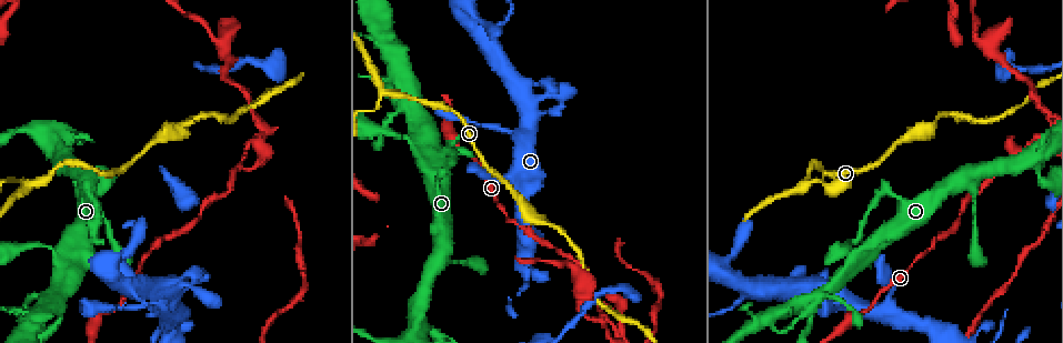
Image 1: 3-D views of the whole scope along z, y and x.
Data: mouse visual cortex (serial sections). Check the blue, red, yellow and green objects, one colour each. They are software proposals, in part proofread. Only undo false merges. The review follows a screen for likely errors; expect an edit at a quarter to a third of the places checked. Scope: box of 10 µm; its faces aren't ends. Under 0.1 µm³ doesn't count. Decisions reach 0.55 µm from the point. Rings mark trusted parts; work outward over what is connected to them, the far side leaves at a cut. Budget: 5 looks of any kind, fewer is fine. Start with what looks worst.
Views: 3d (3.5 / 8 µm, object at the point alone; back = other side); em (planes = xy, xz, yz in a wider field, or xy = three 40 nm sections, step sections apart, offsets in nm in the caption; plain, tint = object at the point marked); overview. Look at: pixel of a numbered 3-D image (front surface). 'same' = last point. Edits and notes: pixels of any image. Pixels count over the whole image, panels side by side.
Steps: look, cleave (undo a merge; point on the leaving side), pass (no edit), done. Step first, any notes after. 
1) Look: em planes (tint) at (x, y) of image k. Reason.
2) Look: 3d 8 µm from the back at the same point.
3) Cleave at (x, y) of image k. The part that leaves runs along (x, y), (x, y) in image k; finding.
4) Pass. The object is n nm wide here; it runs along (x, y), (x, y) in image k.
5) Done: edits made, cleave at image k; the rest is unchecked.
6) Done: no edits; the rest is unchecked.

Look: em planes (tint) at (240, 167) of image 1. Two arms at a narrow angle.

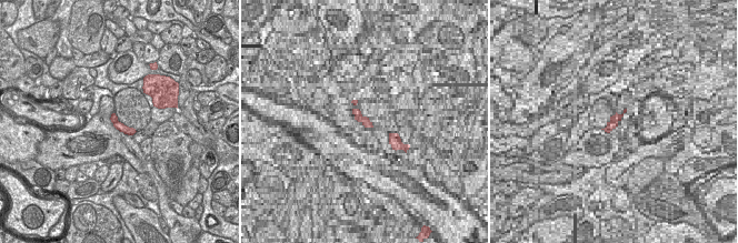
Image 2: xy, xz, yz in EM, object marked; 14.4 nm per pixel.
Look: 3d 3.5 µm at the same point. See where the arms go.

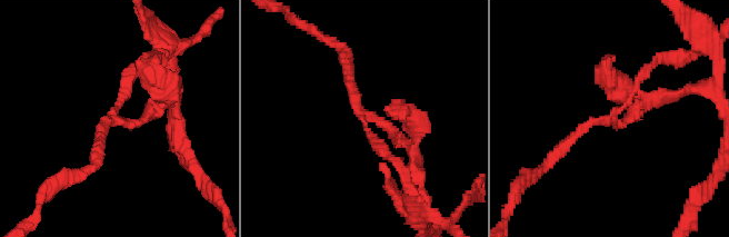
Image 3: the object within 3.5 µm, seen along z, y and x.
Cleave at (609, 89) of image 3. The arms are 150, 150, 150 nm wide; a border runs along (118, 121), (113, 123) in image 2; a second cell is stuck on.

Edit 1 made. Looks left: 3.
Look: overview.

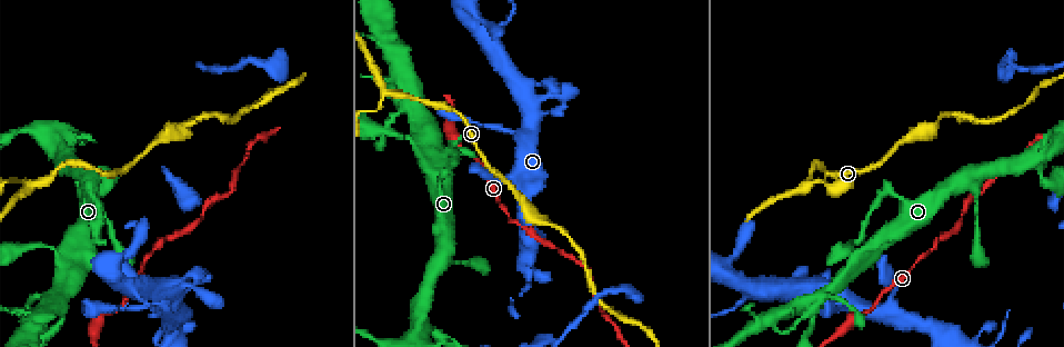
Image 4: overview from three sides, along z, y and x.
Look: 3d 3.5 µm from the back at (32, 187) of image 4. A fork.

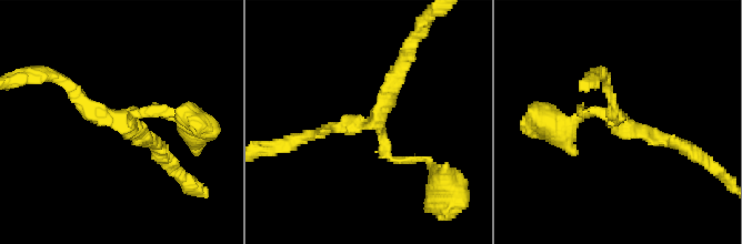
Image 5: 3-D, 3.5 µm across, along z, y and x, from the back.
Look: em xy step 2 (tint) at (125, 118) of image 5. 3 arms meet here; the arms are 150, 150, 200 nm wide; now the EM.

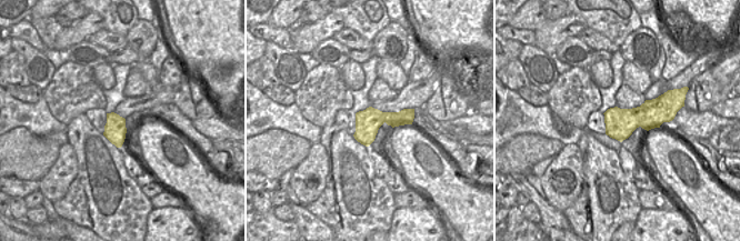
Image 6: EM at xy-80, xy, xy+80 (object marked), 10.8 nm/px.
Pass. Continuous, no second cell.

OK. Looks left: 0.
Done: edits made, cleave at image 3; the rest is unchecked.

